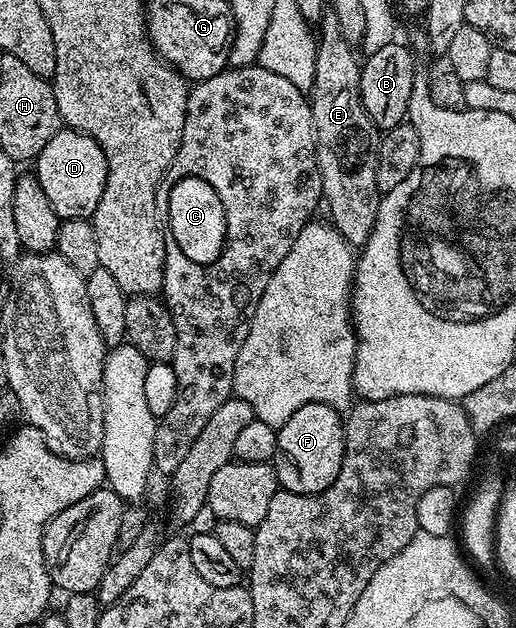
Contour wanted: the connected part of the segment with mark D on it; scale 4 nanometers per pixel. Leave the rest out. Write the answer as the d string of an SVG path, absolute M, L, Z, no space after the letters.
M62 130L49 139L43 146L43 150L35 157L35 177L43 194L47 196L47 202L51 204L51 210L55 214L67 220L76 220L92 213L102 194L102 186L105 184L106 166L103 150L89 136L83 132Z

